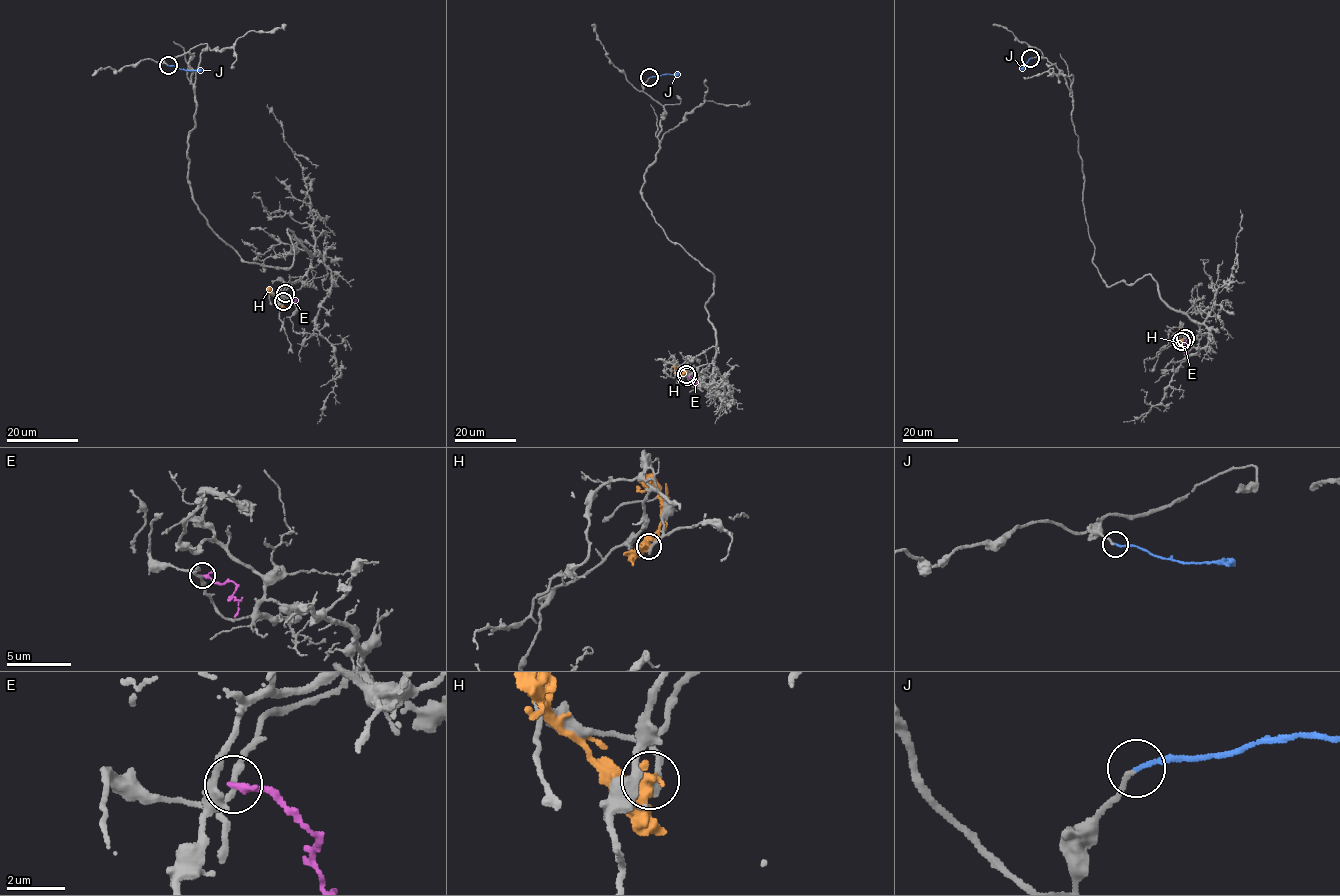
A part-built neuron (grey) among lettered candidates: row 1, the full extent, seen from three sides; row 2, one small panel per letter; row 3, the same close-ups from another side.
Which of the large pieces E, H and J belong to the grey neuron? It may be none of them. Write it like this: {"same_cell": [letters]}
{"same_cell": ["J"]}

